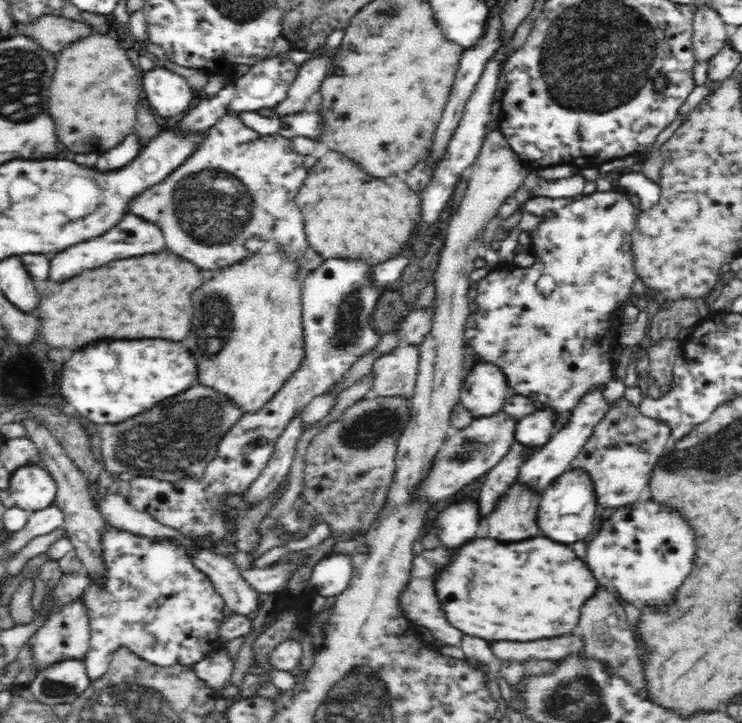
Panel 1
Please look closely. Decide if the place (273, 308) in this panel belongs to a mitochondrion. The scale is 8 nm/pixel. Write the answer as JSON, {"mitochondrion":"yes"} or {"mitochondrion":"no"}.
{"mitochondrion":"no"}

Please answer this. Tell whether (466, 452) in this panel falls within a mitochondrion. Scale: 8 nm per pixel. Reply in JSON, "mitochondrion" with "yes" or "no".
{"mitochondrion":"yes"}

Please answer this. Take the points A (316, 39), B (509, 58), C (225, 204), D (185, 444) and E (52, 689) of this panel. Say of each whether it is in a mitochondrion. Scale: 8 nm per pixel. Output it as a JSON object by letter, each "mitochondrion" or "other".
{"A":"other","B":"other","C":"mitochondrion","D":"mitochondrion","E":"mitochondrion"}

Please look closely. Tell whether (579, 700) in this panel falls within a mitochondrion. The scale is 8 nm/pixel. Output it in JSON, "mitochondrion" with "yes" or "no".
{"mitochondrion":"yes"}

